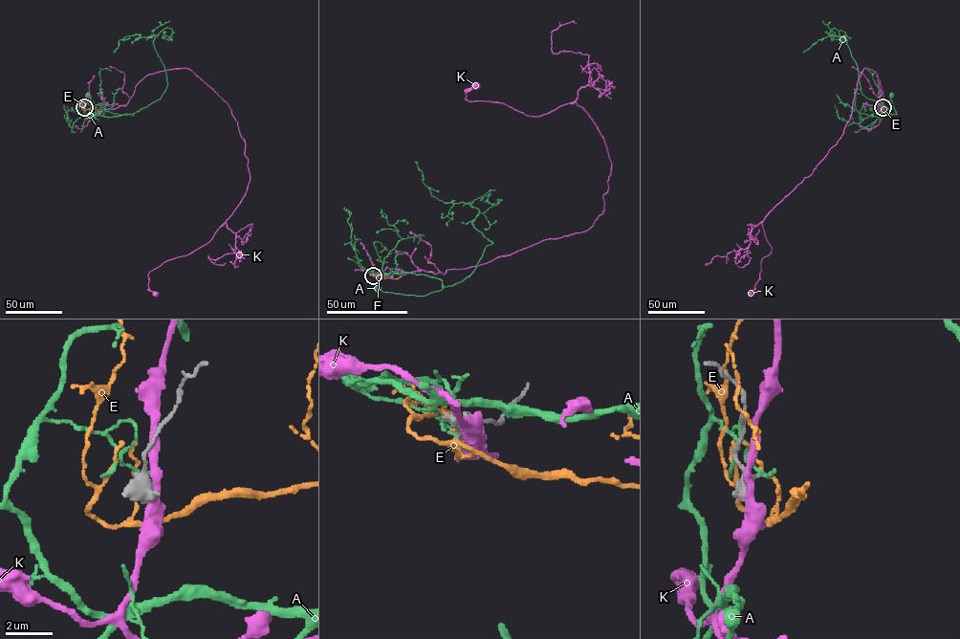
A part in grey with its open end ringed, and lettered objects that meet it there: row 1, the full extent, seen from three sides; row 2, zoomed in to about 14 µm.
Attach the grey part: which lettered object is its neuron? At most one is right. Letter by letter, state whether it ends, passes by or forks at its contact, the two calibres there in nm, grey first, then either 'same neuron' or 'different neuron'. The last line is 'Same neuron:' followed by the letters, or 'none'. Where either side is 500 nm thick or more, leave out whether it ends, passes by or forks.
A: it passes by | 320/110 nm | different neuron
E: it passes by | 320/110 nm | different neuron
K: it passes by | 480/400 nm | different neuron
Same neuron: none

